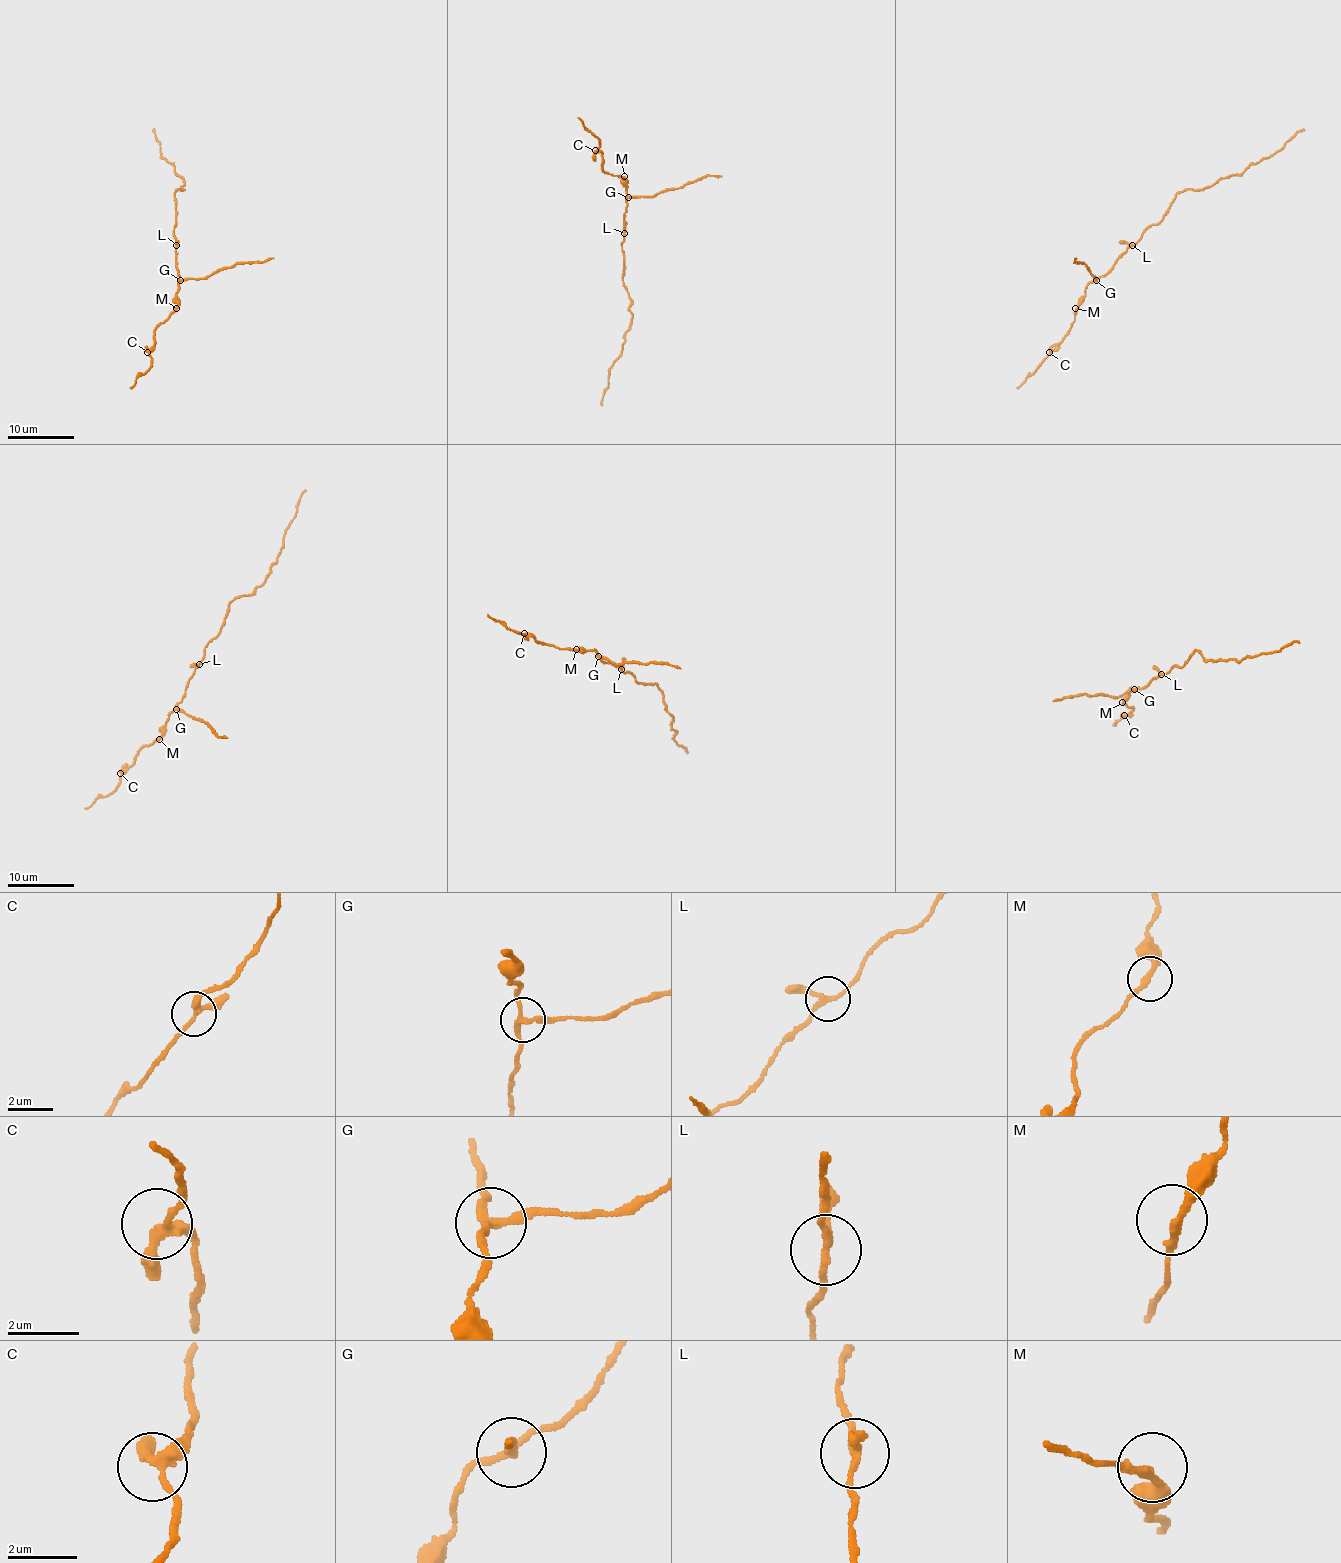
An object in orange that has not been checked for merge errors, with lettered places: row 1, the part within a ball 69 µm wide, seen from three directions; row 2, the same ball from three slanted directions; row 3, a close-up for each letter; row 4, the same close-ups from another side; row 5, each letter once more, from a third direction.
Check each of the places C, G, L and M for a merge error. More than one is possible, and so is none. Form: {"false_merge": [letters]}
{"false_merge": ["G"]}

